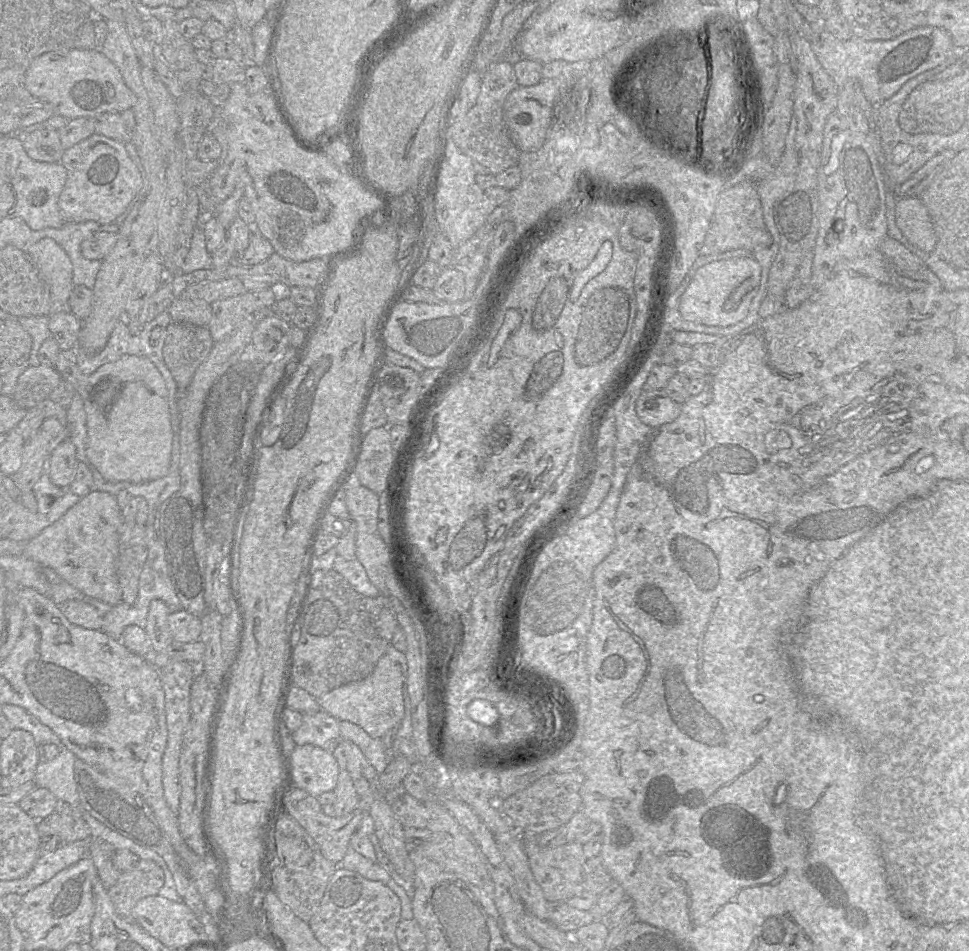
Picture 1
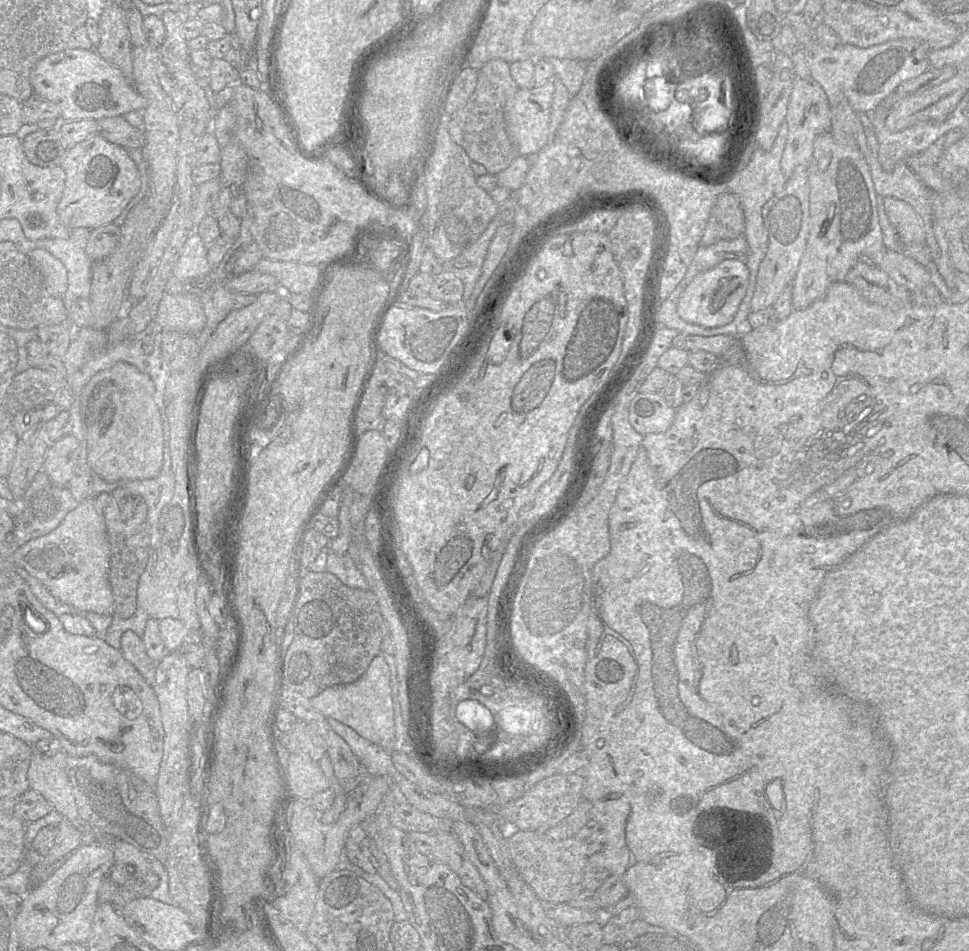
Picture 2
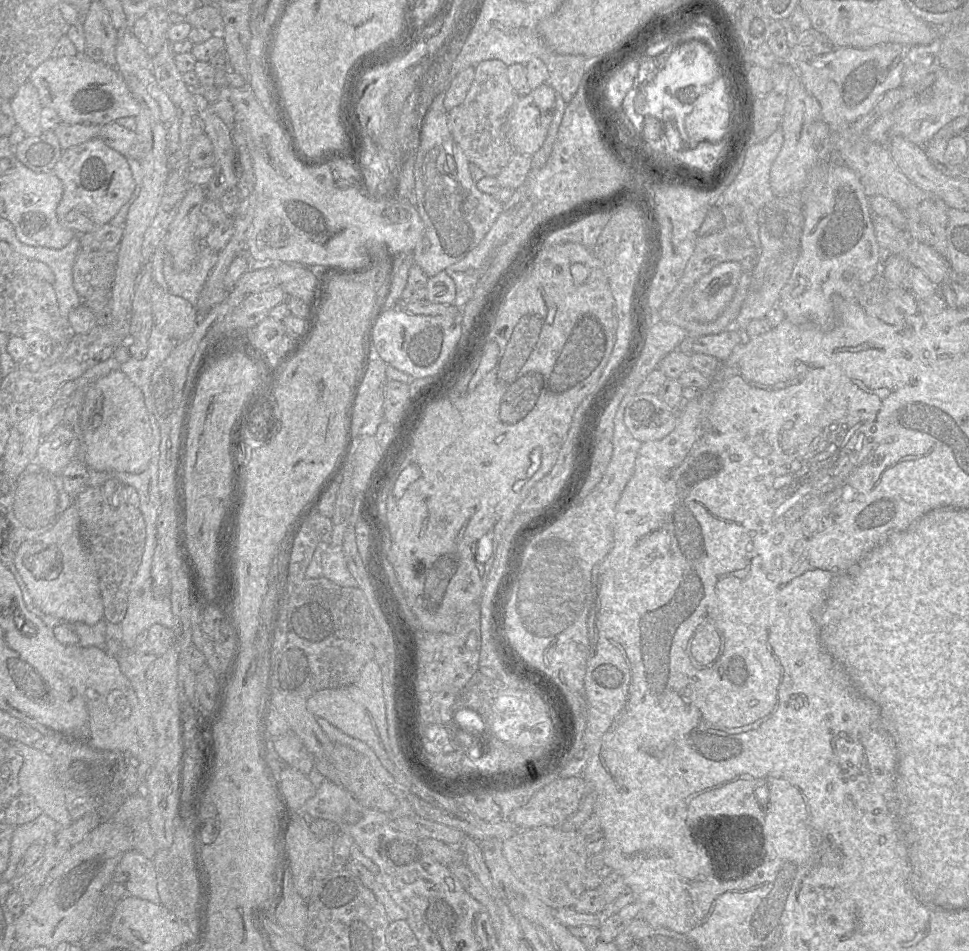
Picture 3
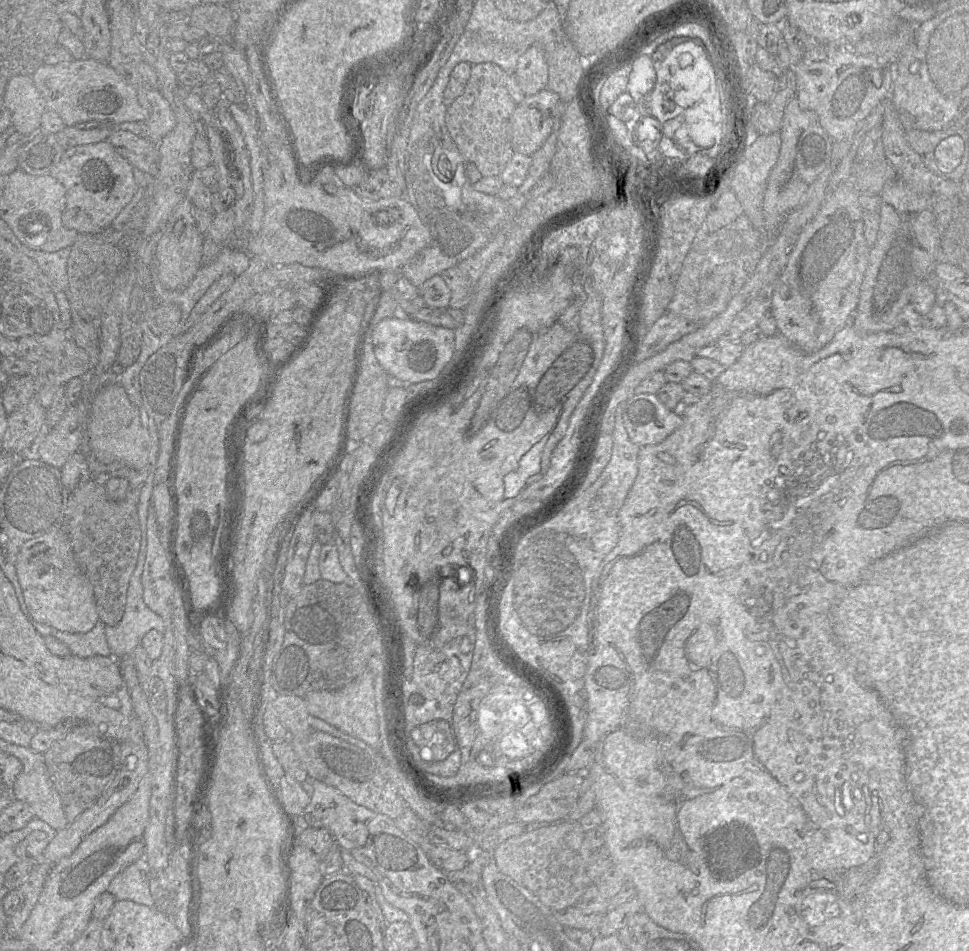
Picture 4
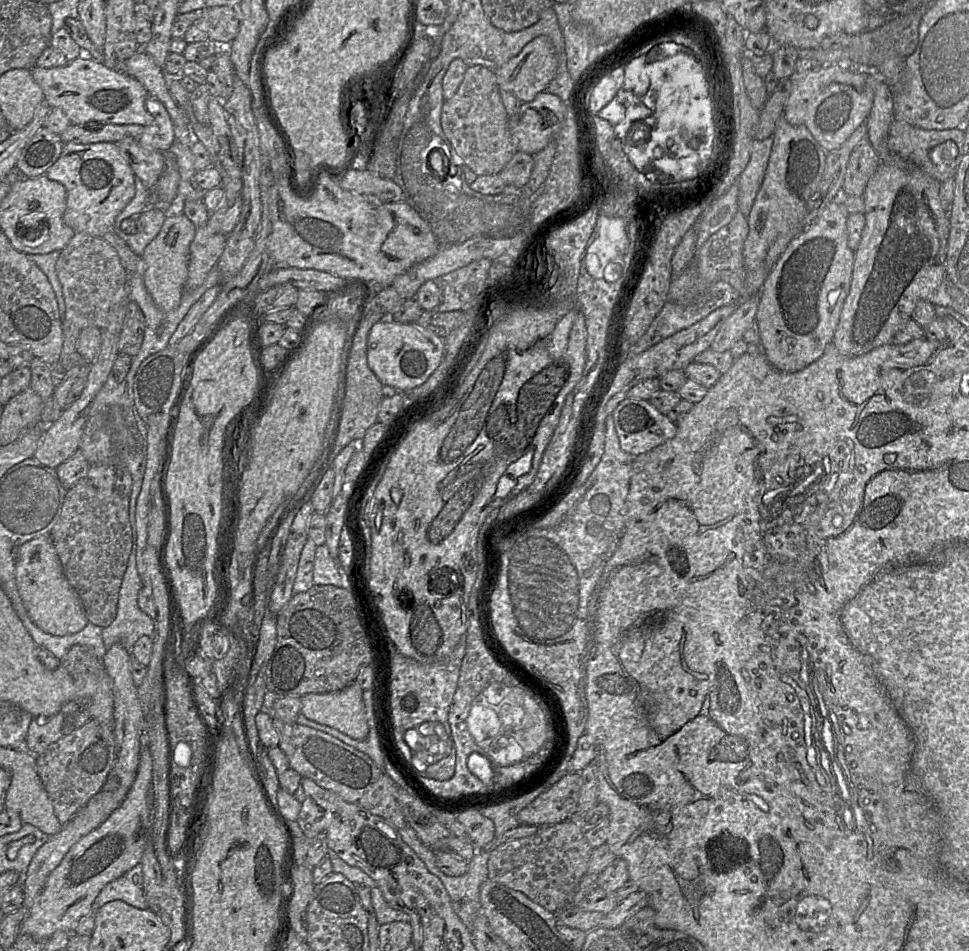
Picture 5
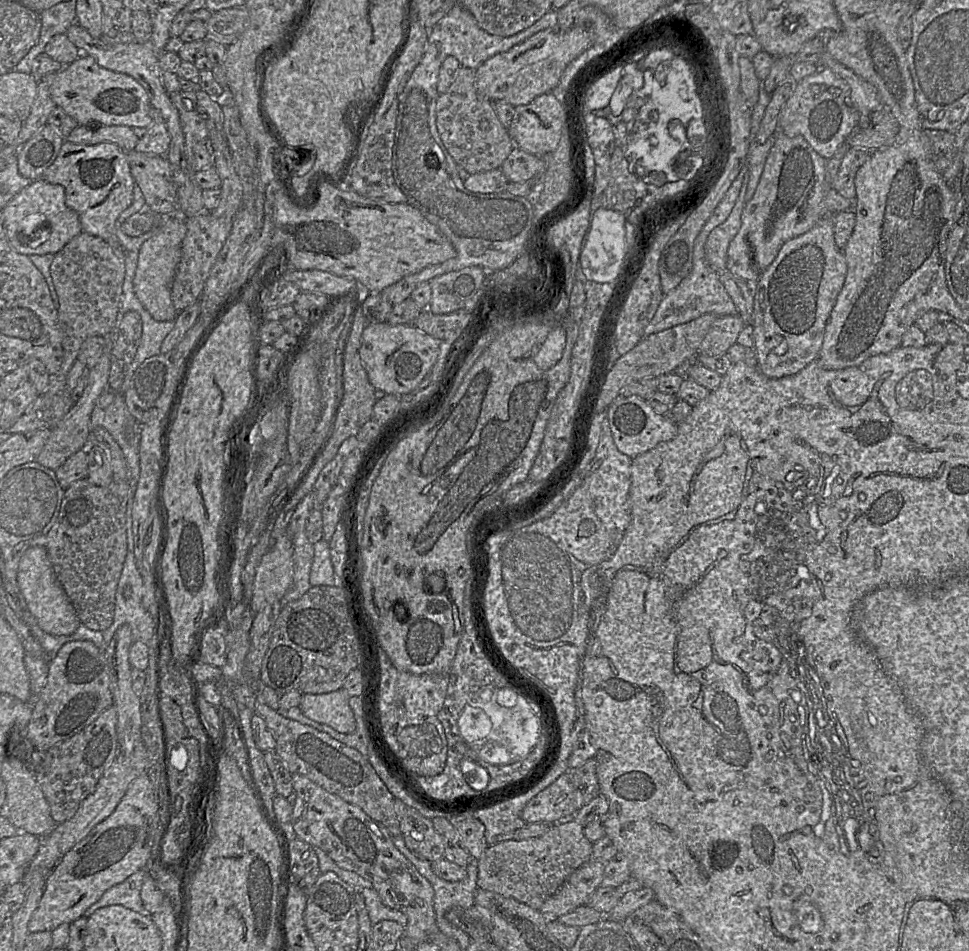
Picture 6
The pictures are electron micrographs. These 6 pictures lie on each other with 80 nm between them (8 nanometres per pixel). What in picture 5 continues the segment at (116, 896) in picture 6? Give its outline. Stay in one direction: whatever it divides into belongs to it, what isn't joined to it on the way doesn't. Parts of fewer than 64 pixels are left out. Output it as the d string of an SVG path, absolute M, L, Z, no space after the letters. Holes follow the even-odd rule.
M141 863L108 883L92 904L92 910L98 910L108 902L121 900L138 908L148 909L148 901L143 891L143 872Z

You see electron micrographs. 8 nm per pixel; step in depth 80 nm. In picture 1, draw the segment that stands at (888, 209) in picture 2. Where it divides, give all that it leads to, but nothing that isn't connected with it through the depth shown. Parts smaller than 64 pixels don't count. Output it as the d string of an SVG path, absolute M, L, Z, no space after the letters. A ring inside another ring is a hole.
M905 195L896 200L895 221L913 247L926 254L933 254L937 244L933 223L918 196Z

